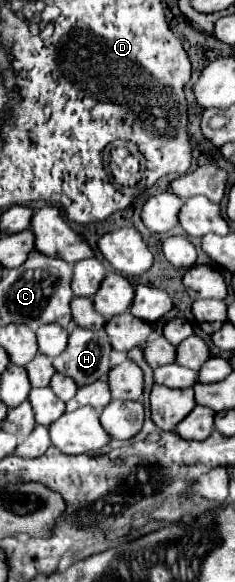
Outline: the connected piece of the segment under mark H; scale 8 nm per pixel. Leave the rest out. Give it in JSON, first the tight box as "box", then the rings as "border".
{"box":[53,327,111,385],"border":[[[75,327],[69,335],[69,345],[67,349],[53,359],[53,367],[59,371],[59,373],[67,373],[69,377],[75,379],[77,385],[87,385],[87,383],[93,383],[97,379],[101,379],[103,375],[109,373],[109,361],[111,361],[111,343],[109,343],[109,337],[105,333],[105,329],[99,329],[99,331],[93,331],[93,329],[81,329],[81,327]]]}

